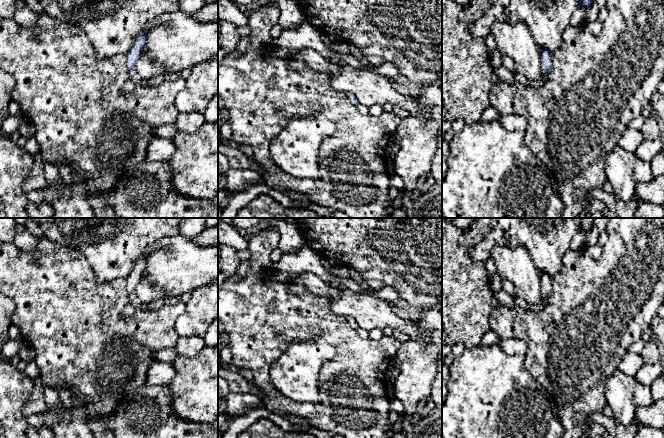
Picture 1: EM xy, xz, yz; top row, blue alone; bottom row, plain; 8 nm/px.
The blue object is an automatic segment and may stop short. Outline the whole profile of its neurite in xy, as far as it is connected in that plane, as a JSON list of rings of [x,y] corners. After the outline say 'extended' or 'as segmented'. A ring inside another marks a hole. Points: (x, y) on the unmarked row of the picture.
[[[144,255],[139,259],[133,270],[125,278],[127,285],[127,292],[130,294],[135,290],[136,285],[139,283],[140,278],[145,270],[146,260],[148,255]]] | as segmented

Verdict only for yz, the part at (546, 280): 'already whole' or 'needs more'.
needs more

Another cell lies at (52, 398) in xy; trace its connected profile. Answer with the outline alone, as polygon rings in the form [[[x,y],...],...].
[[[45,385],[44,386],[44,399],[48,406],[56,407],[61,405],[61,397],[56,389]]]

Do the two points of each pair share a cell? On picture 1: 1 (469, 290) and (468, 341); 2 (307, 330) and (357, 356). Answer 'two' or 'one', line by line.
1: one
2: one

